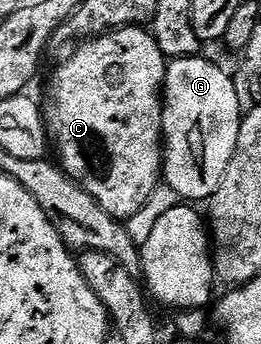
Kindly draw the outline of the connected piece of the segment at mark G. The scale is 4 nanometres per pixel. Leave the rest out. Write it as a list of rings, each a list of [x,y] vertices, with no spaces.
[[[206,56],[176,58],[167,65],[162,111],[164,182],[177,192],[179,199],[198,204],[201,198],[203,201],[213,196],[236,152],[236,140],[243,117],[244,105],[238,99],[233,80],[216,63],[209,62]]]

